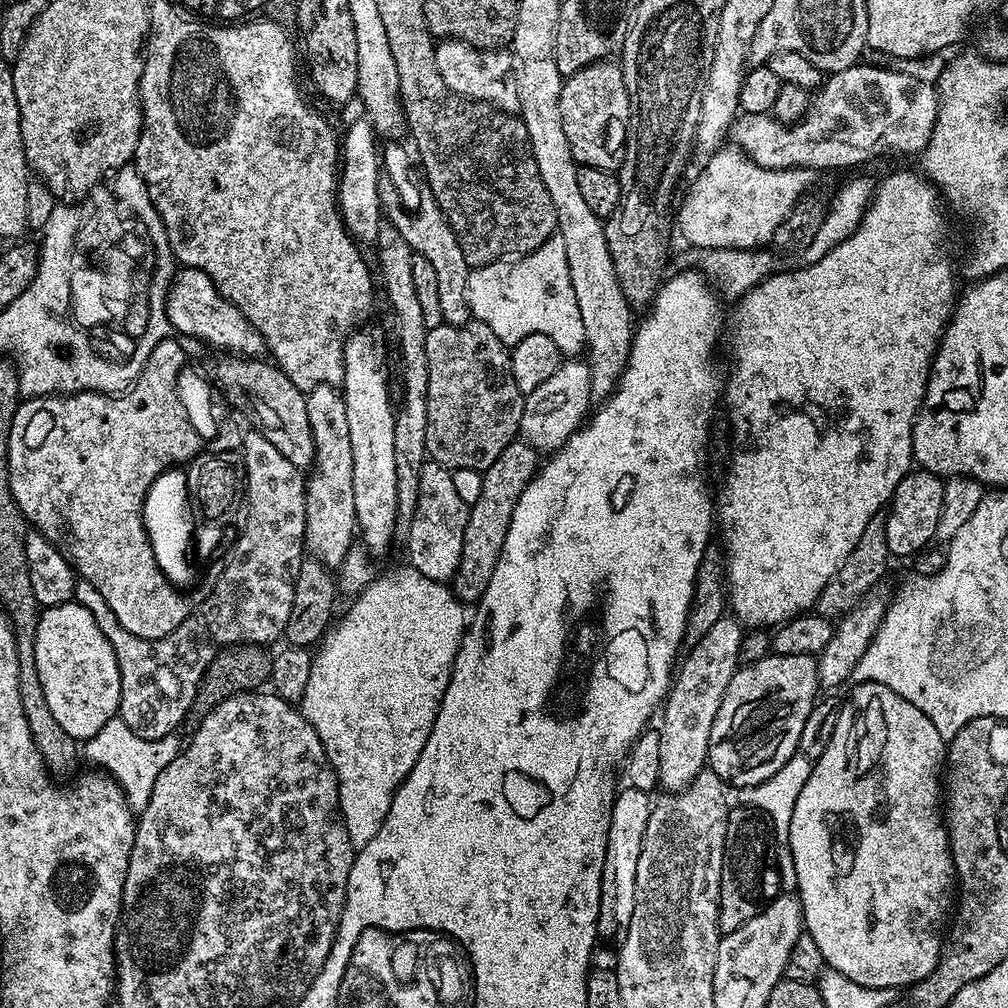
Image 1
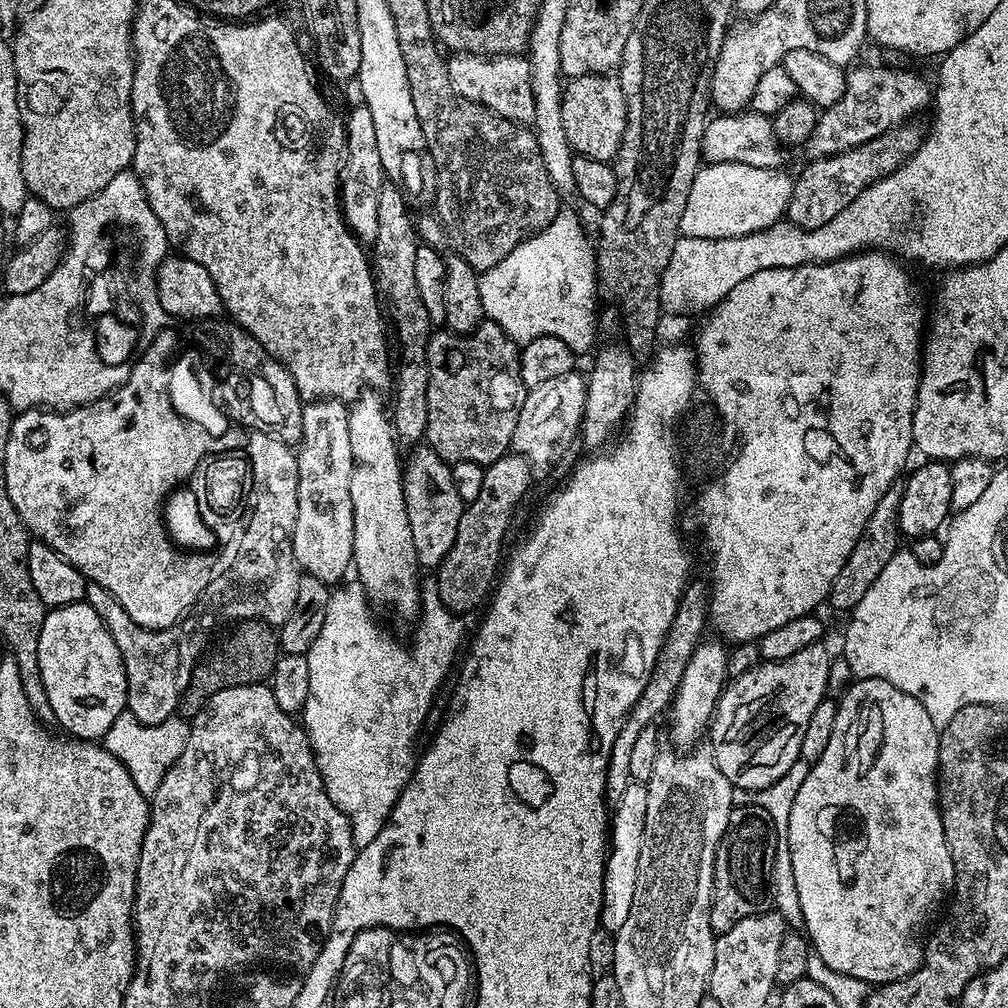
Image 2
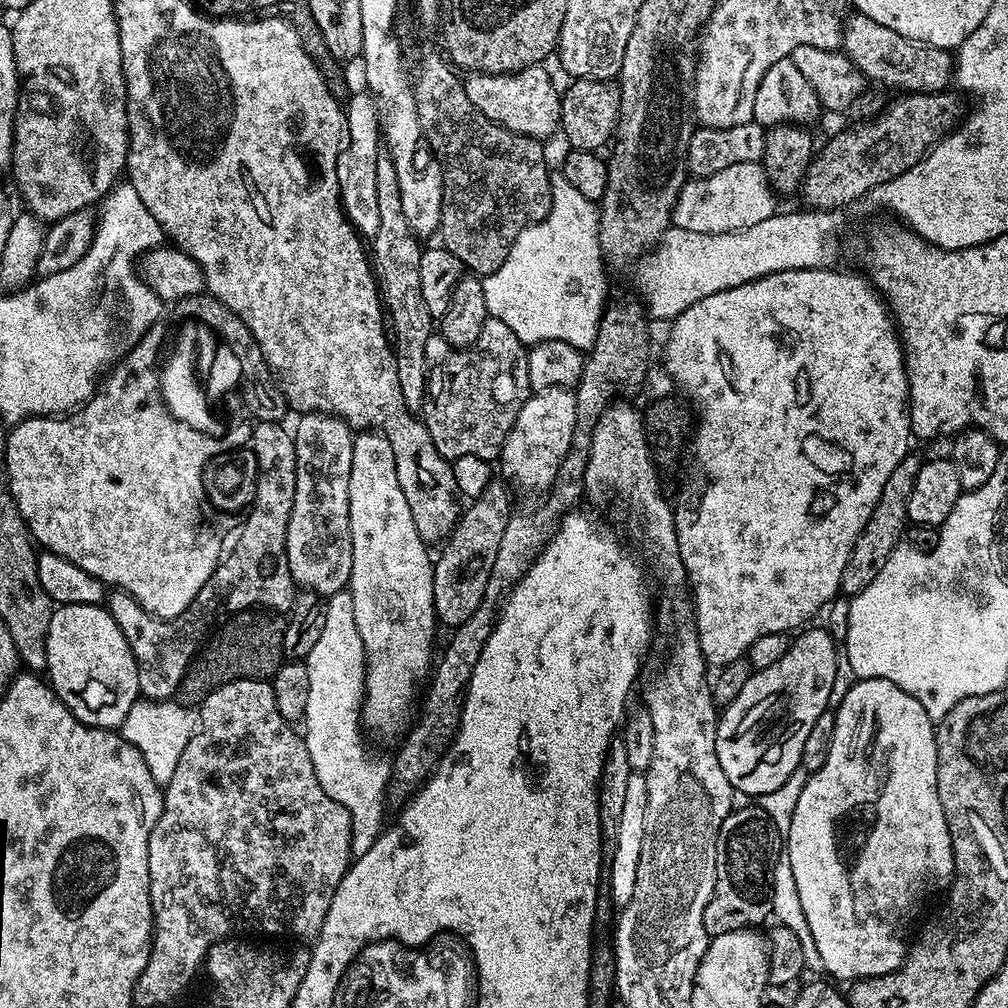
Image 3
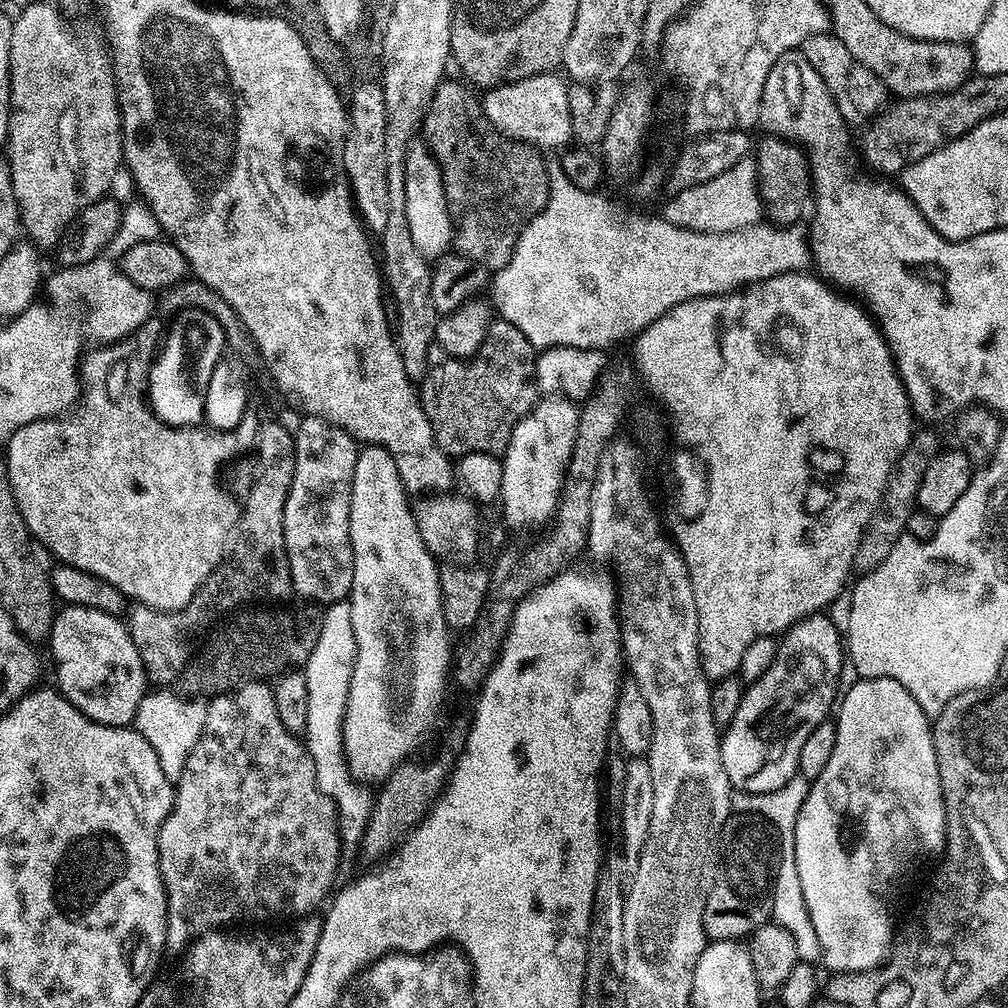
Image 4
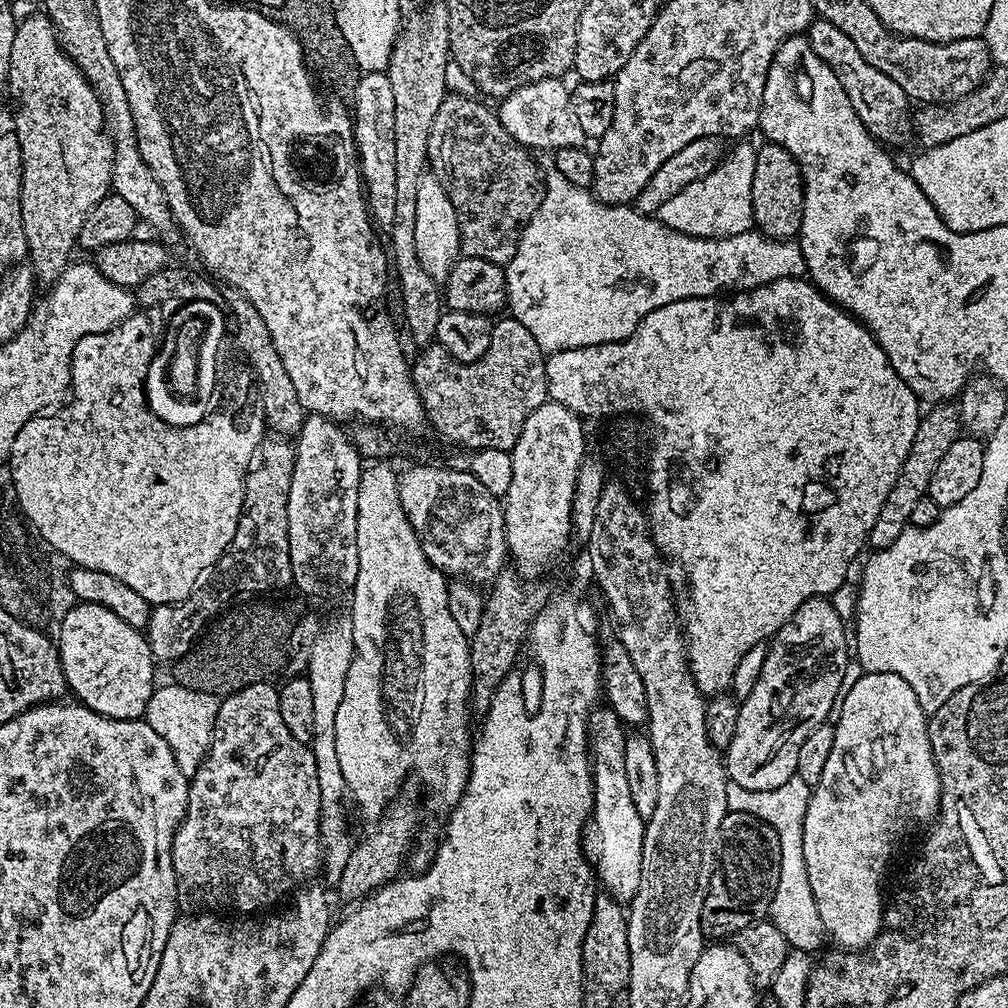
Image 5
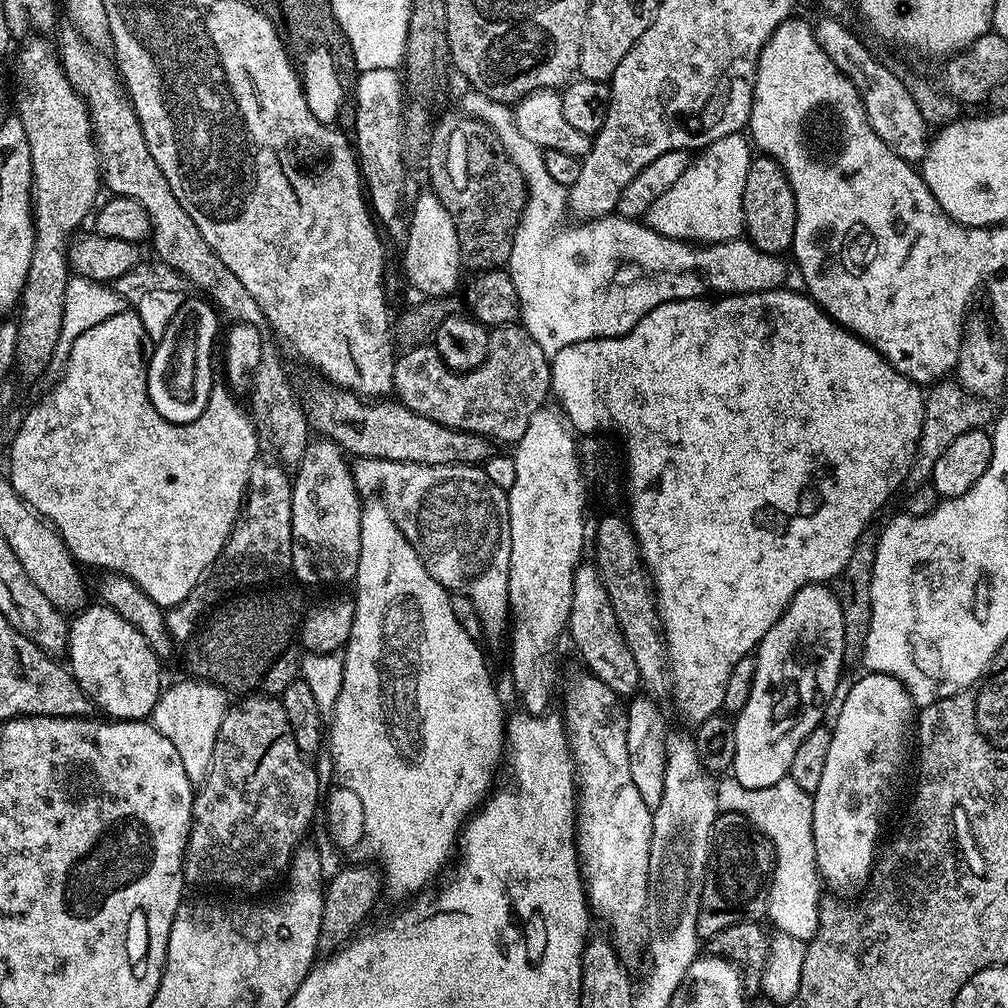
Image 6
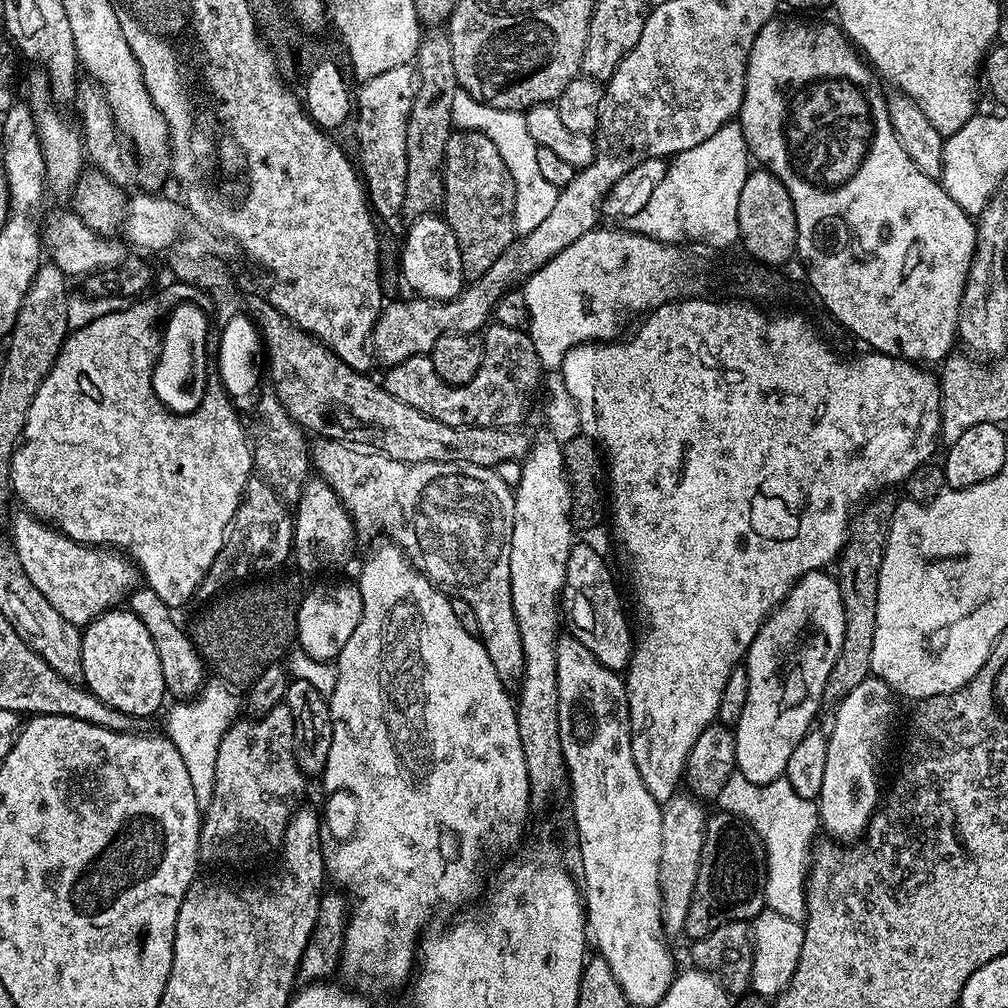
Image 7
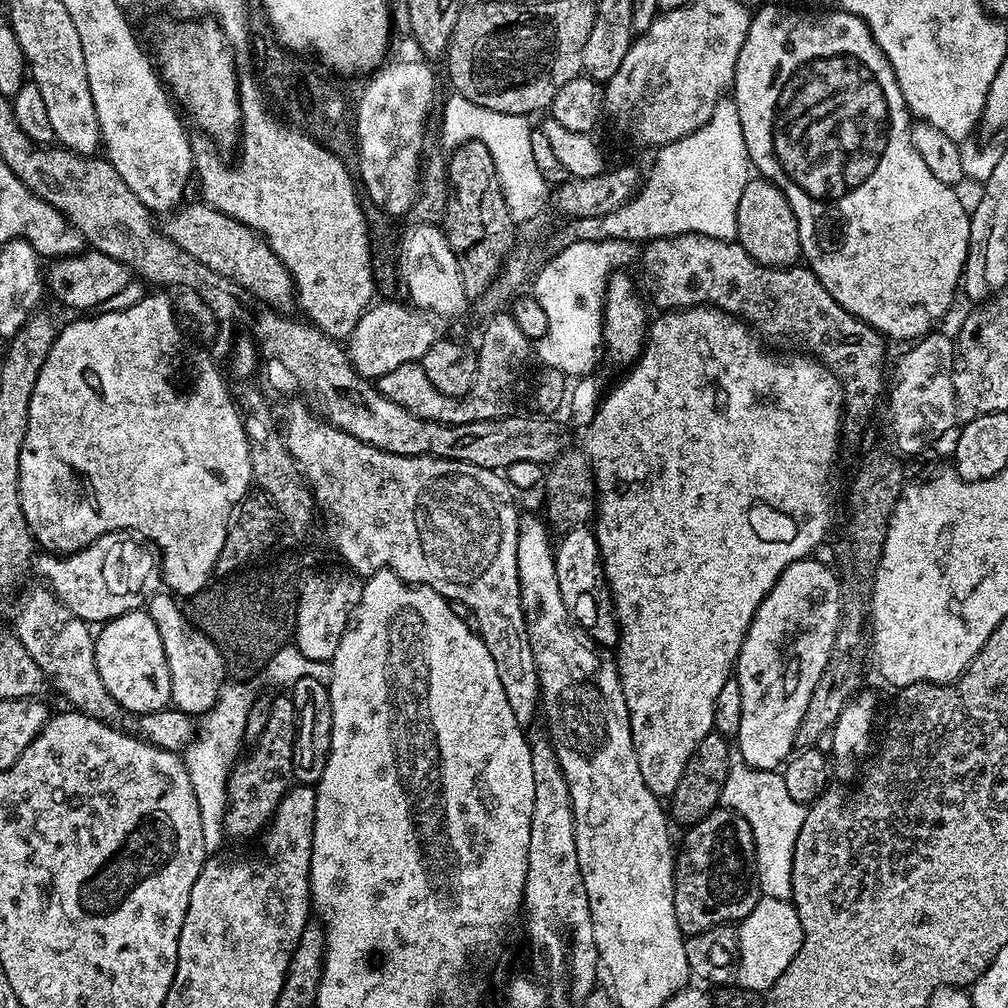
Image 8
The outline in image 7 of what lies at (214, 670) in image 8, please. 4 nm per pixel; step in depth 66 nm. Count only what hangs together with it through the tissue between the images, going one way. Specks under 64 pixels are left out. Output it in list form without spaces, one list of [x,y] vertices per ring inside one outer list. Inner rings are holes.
[[[147,586],[135,587],[128,596],[126,604],[130,611],[146,626],[146,630],[150,630],[150,636],[154,638],[154,646],[158,650],[158,660],[162,662],[162,678],[164,679],[165,689],[171,695],[173,692],[176,698],[191,698],[195,696],[206,683],[206,675],[204,676],[204,668],[206,672],[206,661],[200,655],[200,649],[193,644],[191,635],[187,631],[183,632],[172,621],[172,616],[174,616],[173,609],[168,608],[166,602],[162,602],[162,598],[158,598],[158,594],[154,594],[154,590]]]

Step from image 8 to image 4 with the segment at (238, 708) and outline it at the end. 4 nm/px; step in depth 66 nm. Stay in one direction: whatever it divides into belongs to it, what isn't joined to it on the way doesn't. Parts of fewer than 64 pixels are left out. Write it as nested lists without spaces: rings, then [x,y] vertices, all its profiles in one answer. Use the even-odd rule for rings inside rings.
[[[149,691],[142,698],[136,711],[134,727],[148,739],[150,746],[154,746],[162,770],[168,773],[169,777],[176,778],[186,766],[186,758],[194,750],[198,738],[204,733],[208,705],[203,699],[181,696],[175,691],[154,691],[158,692]]]

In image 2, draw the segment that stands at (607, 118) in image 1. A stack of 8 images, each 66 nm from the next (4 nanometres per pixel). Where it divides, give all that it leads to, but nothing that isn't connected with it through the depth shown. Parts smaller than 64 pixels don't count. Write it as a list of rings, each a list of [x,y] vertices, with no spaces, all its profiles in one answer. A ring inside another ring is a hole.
[[[601,74],[569,79],[560,97],[560,105],[562,130],[566,130],[566,138],[573,153],[586,158],[615,161],[612,152],[616,152],[616,140],[620,140],[620,128],[625,128],[625,103],[626,98],[622,94],[619,75]]]

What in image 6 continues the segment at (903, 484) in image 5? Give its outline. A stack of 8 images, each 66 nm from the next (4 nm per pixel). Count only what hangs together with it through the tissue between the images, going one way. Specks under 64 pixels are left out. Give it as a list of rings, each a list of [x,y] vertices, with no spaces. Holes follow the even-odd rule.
[[[937,382],[927,389],[924,397],[924,421],[922,422],[922,434],[916,447],[916,458],[912,469],[908,472],[907,483],[920,484],[929,479],[932,475],[934,462],[942,458],[946,446],[958,438],[958,434],[966,434],[972,428],[978,428],[993,419],[994,412],[991,412],[989,405],[979,398],[969,398],[964,389],[955,383]]]

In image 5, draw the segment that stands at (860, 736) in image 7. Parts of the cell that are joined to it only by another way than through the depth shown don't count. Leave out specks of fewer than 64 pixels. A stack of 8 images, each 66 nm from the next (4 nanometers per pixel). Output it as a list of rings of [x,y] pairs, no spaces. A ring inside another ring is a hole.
[[[864,672],[851,684],[852,681],[838,704],[830,759],[808,803],[802,830],[802,854],[806,854],[806,874],[810,874],[810,890],[814,890],[814,902],[825,933],[836,943],[833,945],[841,949],[863,950],[875,940],[884,922],[880,879],[884,876],[884,867],[892,860],[896,843],[919,824],[927,825],[937,819],[940,775],[930,746],[928,716],[918,702],[918,694],[910,690],[910,682],[898,678],[898,674]]]

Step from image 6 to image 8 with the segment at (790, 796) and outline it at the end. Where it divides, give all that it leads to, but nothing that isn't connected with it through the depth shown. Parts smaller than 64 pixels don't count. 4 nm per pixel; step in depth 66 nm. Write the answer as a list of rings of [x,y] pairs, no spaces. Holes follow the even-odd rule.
[[[743,762],[733,763],[729,768],[720,791],[720,804],[731,812],[742,814],[754,834],[756,873],[761,893],[770,898],[791,901],[794,844],[798,842],[798,830],[802,830],[805,805],[790,798],[784,777],[779,771],[751,768]]]

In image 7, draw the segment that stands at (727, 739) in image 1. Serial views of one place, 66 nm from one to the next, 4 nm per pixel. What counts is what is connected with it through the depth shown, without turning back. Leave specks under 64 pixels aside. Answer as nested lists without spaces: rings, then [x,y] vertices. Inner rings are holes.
[[[824,570],[807,572],[768,615],[754,642],[749,646],[746,657],[746,706],[740,720],[734,725],[739,775],[755,784],[769,784],[783,777],[786,762],[790,762],[790,753],[794,751],[794,746],[798,746],[800,739],[813,727],[812,719],[824,700],[824,687],[830,678],[830,670],[834,670],[838,650],[842,650],[843,633],[844,611],[840,587],[836,585],[835,575]]]

